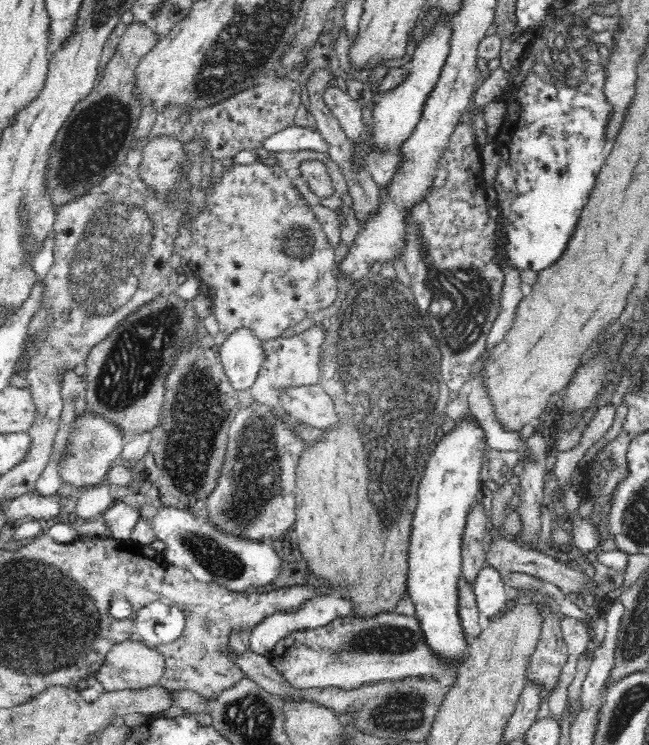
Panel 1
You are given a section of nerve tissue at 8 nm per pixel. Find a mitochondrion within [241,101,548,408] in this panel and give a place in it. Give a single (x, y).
(460, 301)

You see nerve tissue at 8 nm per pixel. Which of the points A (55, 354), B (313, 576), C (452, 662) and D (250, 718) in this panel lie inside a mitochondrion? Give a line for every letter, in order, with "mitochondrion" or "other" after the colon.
A: other
B: other
C: other
D: mitochondrion

